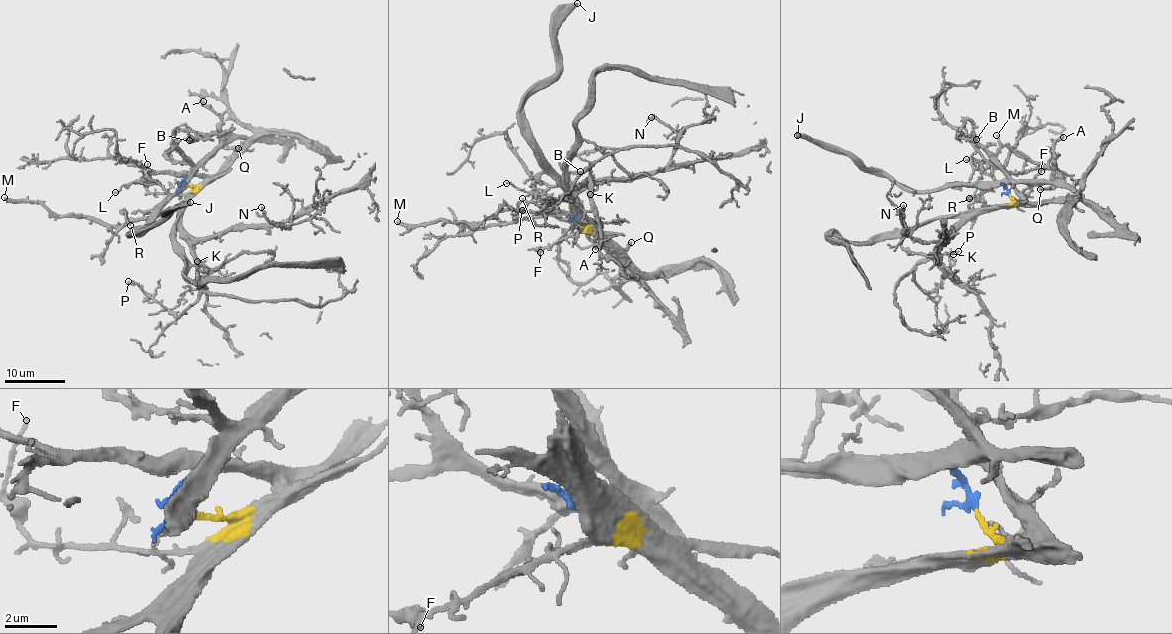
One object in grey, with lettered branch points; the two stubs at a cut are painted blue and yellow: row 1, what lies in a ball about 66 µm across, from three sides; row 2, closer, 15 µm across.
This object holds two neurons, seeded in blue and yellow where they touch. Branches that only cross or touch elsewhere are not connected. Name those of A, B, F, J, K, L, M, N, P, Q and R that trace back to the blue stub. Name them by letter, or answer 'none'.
A, B, J, L, Q

